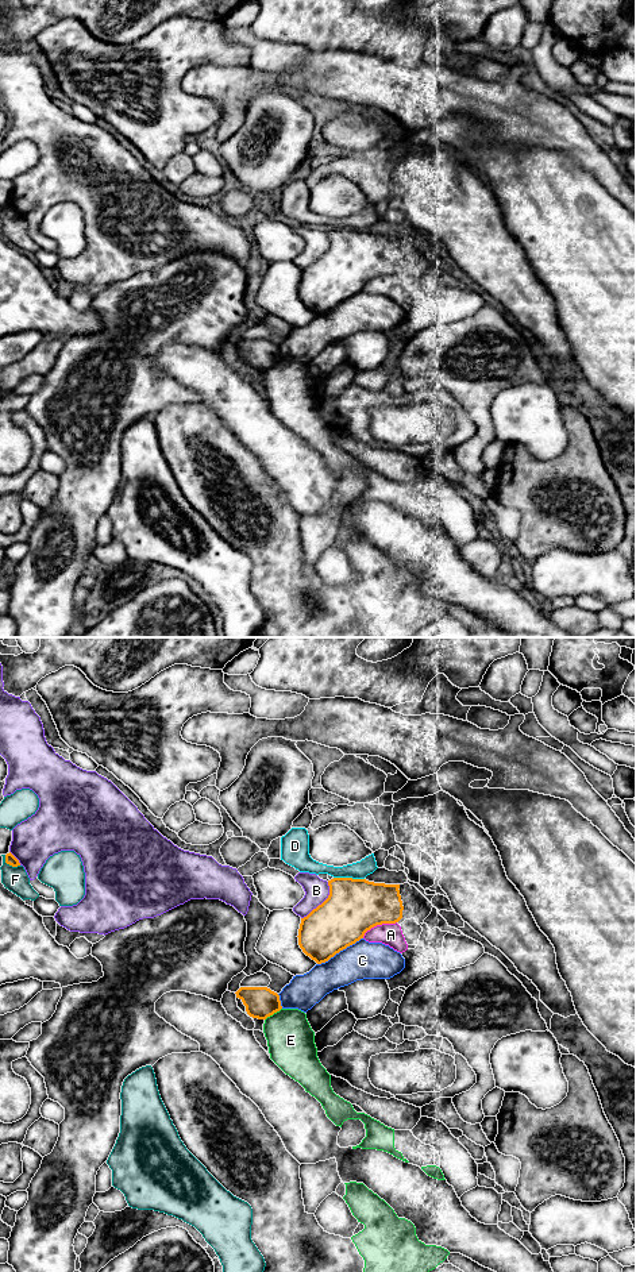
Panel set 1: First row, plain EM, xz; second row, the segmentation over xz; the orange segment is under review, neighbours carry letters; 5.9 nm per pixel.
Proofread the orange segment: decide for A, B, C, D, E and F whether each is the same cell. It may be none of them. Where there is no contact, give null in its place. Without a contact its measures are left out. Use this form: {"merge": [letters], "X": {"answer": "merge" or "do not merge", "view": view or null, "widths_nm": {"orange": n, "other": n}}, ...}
{"merge": [], "A": {"answer": "do not merge", "view": "xz", "widths_nm": {"orange": 320, "other": 130}}, "B": {"answer": "do not merge", "view": "xz", "widths_nm": {"orange": 320, "other": 140}}, "C": {"answer": "do not merge", "view": "xz", "widths_nm": {"orange": 320, "other": 220}}, "D": {"answer": "do not merge", "view": "xz", "widths_nm": {"orange": 320, "other": 110}}, "E": {"answer": "do not merge", "view": "xz", "widths_nm": {"orange": 190, "other": 280}}, "F": {"answer": "do not merge", "view": "xz", "widths_nm": {"orange": 60, "other": 150}}}

